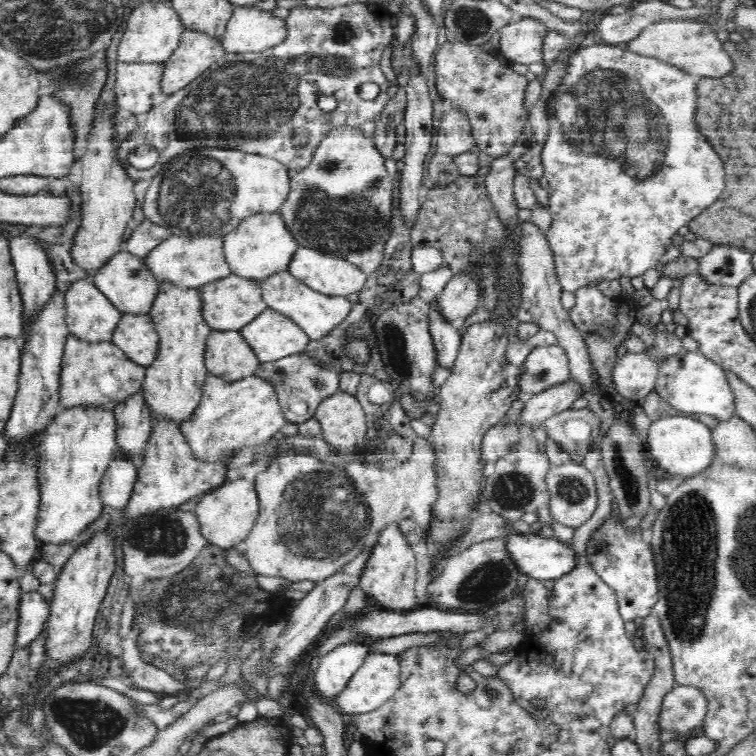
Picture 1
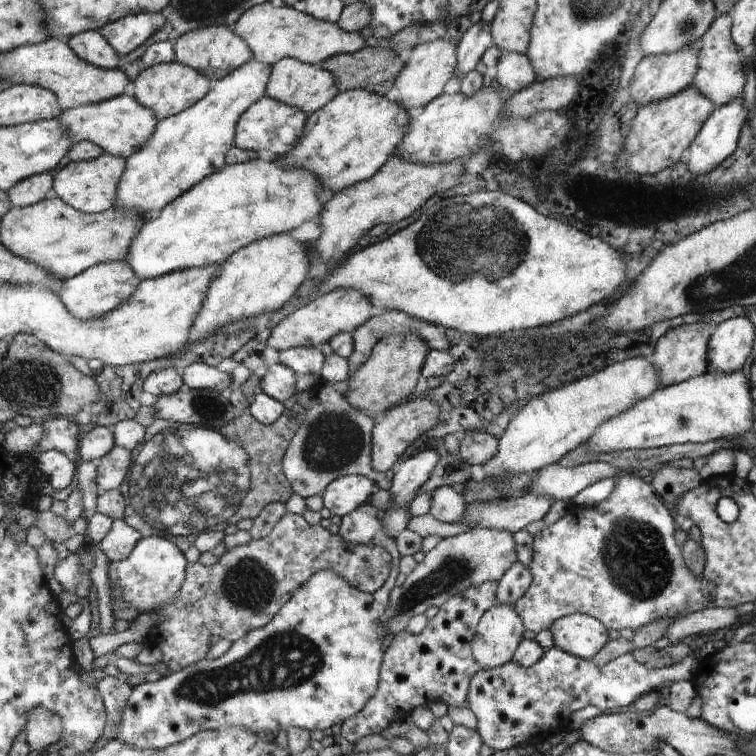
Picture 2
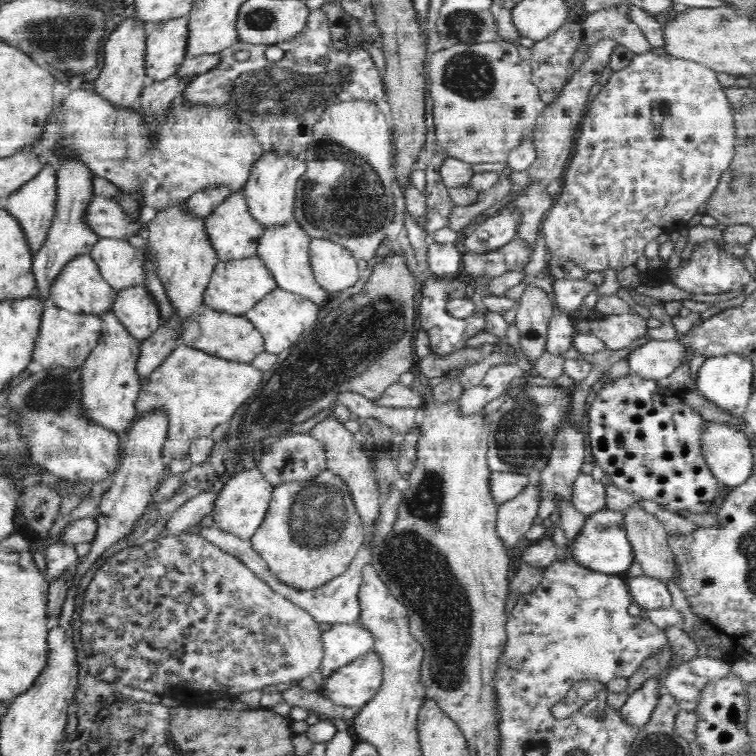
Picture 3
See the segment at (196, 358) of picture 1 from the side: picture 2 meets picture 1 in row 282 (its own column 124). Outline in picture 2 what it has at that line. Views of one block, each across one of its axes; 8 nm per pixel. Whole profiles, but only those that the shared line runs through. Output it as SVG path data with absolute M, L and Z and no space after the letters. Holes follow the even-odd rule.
M106 152L93 161L71 160L55 177L54 194L82 212L106 212L117 206L121 180L128 168L129 162L126 157L117 157Z

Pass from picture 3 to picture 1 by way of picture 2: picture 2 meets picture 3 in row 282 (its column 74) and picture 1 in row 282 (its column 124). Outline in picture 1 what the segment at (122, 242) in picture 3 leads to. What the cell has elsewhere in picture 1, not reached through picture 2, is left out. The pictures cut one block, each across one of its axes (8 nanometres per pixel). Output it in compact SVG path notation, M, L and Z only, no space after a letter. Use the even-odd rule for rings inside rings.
M116 250L106 258L106 262L96 269L92 274L95 285L124 312L146 312L148 313L158 294L158 283L154 278L153 270L145 257L132 254L128 250Z

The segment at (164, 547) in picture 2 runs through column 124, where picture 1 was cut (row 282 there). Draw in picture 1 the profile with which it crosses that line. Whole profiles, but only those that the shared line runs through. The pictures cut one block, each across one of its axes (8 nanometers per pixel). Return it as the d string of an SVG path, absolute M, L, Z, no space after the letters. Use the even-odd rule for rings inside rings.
M604 42L579 49L575 52L570 63L570 74L564 79L564 84L556 90L550 102L550 111L555 114L550 118L550 136L542 152L544 178L549 182L549 207L553 219L552 228L546 231L556 263L556 274L563 290L574 292L580 286L597 286L603 280L616 280L622 276L634 278L642 275L649 268L655 268L656 263L672 246L674 236L687 229L694 221L712 206L724 192L726 170L716 150L708 144L706 135L702 134L701 124L698 123L698 108L701 105L701 92L698 78L689 71L682 70L674 63L664 62L660 58L640 54L628 49L625 45L607 45Z

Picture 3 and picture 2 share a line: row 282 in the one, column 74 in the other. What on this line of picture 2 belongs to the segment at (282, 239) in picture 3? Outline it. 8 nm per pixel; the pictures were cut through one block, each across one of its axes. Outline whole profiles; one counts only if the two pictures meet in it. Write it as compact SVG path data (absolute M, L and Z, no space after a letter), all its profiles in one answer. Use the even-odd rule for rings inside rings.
M128 261L107 262L93 266L78 277L67 279L60 297L74 316L83 321L95 321L120 309L137 292L142 281L143 278Z

